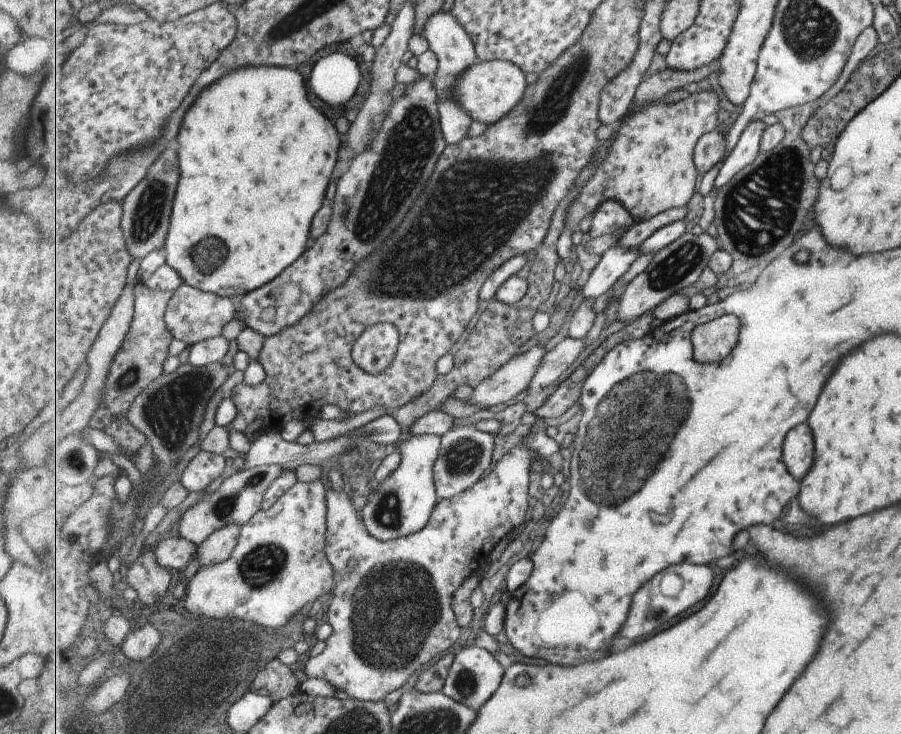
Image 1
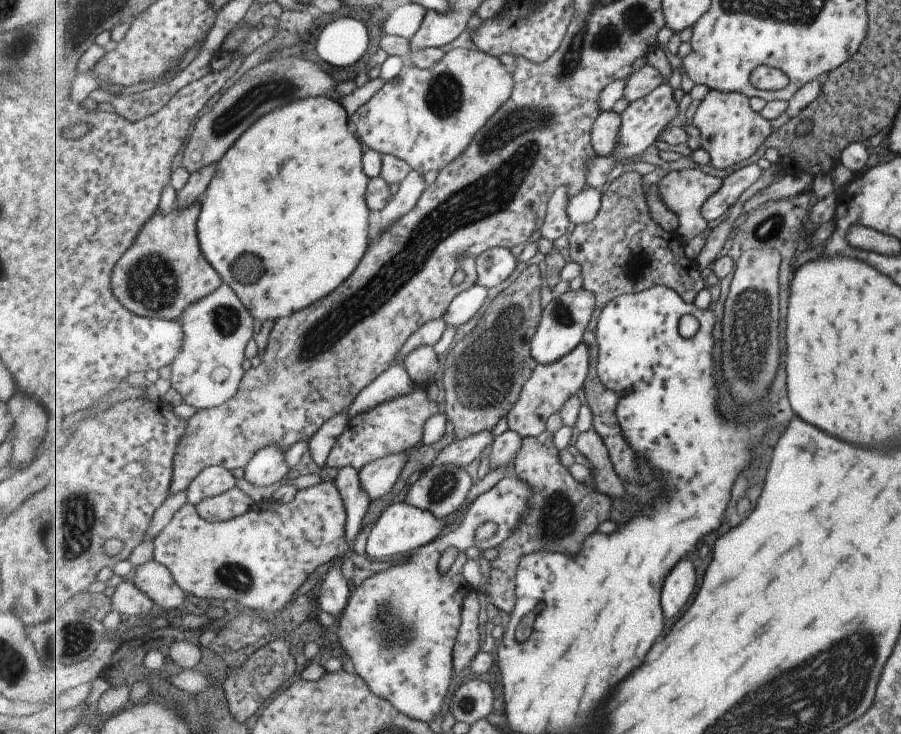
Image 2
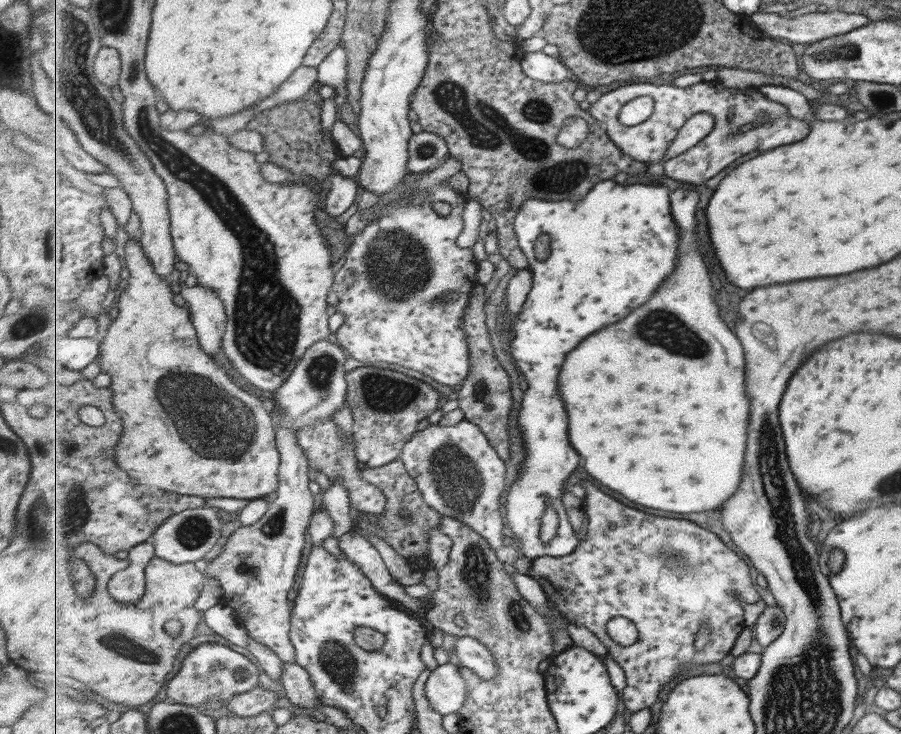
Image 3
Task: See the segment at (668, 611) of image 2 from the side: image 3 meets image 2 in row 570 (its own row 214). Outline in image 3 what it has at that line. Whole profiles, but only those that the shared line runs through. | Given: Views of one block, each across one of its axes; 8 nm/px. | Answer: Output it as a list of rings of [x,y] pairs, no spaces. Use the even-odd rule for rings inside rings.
[[[685,188],[673,192],[673,218],[681,230],[679,264],[673,276],[655,292],[653,300],[631,312],[627,320],[583,340],[567,356],[559,380],[561,398],[569,414],[569,438],[585,458],[587,472],[637,504],[681,514],[717,510],[738,491],[744,478],[751,410],[744,345],[719,314],[717,290],[699,252],[695,234],[697,204],[699,192]],[[635,344],[637,352],[633,356],[653,358],[631,358],[631,346]]]

